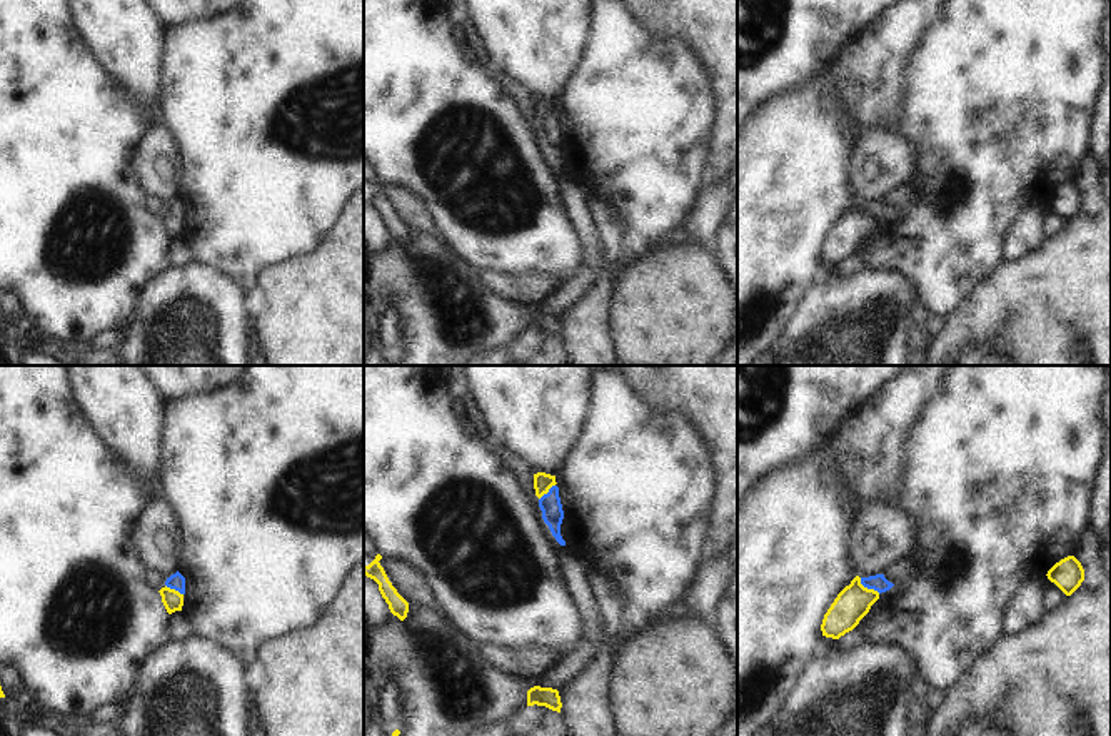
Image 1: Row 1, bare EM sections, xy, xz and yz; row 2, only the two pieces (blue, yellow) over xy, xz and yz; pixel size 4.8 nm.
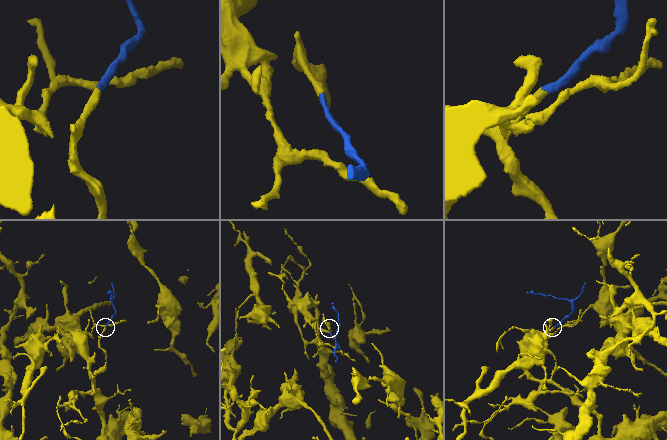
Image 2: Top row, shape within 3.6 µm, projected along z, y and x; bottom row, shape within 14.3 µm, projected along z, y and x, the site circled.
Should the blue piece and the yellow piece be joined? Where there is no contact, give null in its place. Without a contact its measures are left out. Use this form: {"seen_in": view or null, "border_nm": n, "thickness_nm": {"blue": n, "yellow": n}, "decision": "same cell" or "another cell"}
{"seen_in": "yz", "border_nm": 130, "thickness_nm": {"blue": 80, "yellow": 170}, "decision": "same cell"}

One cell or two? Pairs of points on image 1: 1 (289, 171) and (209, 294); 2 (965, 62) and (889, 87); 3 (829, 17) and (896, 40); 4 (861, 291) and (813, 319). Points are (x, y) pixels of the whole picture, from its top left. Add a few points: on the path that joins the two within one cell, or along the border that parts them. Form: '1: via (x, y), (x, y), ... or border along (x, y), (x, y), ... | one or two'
1: border along (191, 262), (217, 271), (244, 294) | two
2: border along (918, 42), (908, 70), (908, 102), (898, 119) | two
3: border along (878, 17), (836, 57) | two
4: via (849, 302), (838, 314), (824, 319) | one

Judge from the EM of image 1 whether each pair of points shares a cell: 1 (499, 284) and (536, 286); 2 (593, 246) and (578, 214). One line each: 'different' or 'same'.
1: same
2: same

